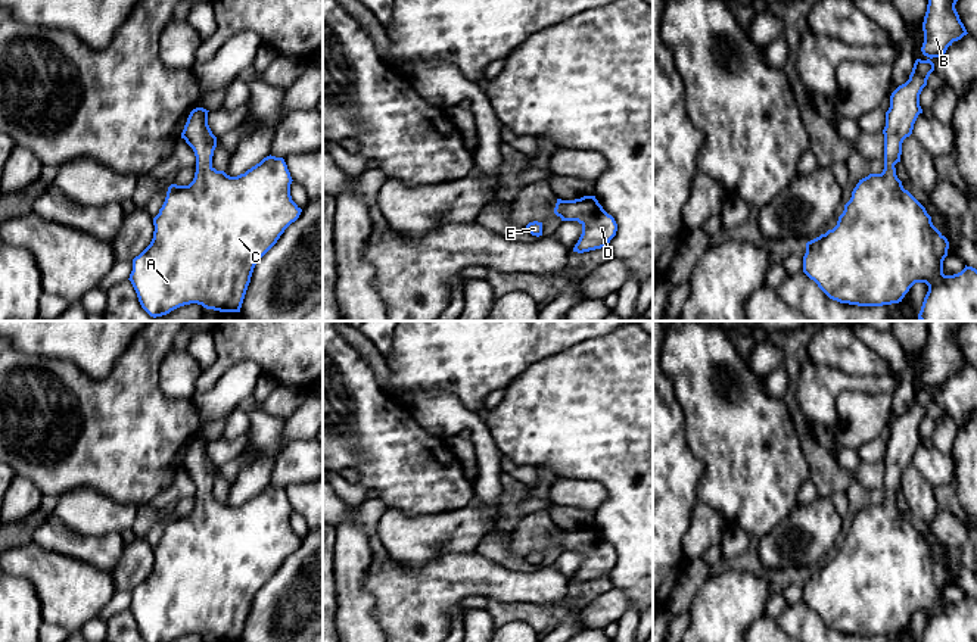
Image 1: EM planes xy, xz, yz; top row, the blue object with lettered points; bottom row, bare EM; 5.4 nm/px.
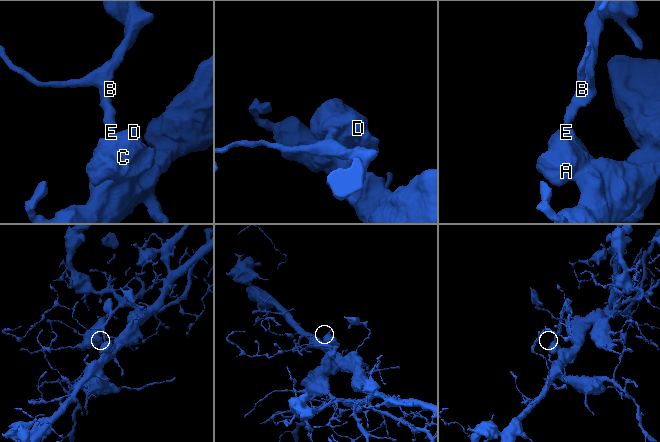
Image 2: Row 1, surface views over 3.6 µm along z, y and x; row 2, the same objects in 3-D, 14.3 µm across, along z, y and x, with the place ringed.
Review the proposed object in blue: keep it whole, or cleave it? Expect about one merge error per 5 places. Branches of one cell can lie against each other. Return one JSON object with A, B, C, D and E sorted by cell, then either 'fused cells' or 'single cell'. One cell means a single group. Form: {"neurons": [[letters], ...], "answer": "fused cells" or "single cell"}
{"neurons": [["A", "B", "C", "D", "E"]], "answer": "single cell"}

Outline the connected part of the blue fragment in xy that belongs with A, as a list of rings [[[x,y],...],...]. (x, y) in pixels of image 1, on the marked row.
[[[193,109],[181,133],[196,156],[193,181],[168,187],[165,202],[153,218],[153,239],[133,259],[128,280],[141,308],[153,318],[190,303],[240,312],[255,265],[302,212],[292,200],[293,180],[283,158],[270,155],[237,177],[212,166],[217,137],[208,125],[208,112]]]

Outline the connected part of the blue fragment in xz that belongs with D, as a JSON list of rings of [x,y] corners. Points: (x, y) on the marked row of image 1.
[[[595,196],[575,200],[557,199],[554,214],[561,221],[578,221],[582,225],[582,234],[573,247],[578,253],[609,246],[617,231],[614,218],[603,209]]]

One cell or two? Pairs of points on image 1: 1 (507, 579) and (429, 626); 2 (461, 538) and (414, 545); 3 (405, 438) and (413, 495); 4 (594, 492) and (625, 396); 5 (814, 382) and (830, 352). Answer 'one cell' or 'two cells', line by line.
1: one cell
2: one cell
3: one cell
4: two cells
5: two cells

